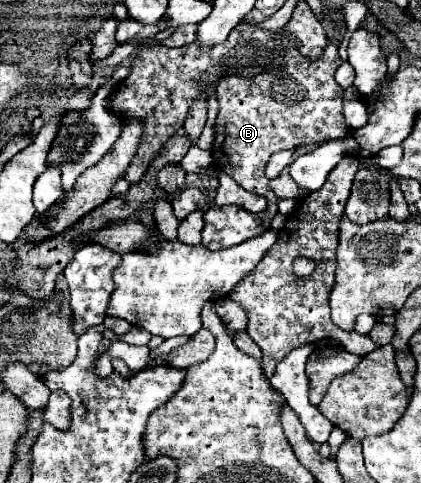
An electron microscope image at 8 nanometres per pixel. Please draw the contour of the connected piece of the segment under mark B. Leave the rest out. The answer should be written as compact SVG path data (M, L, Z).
M290 32L280 40L282 52L274 54L266 72L252 78L224 76L218 82L218 116L216 138L212 146L214 164L220 166L238 186L268 200L268 208L260 214L248 214L248 238L270 228L270 220L278 214L278 198L268 186L264 166L274 152L302 145L339 139L348 134L342 113L344 90L336 84L334 72L342 64L338 56L338 40L330 40L320 58L308 60L296 48L296 36Z

